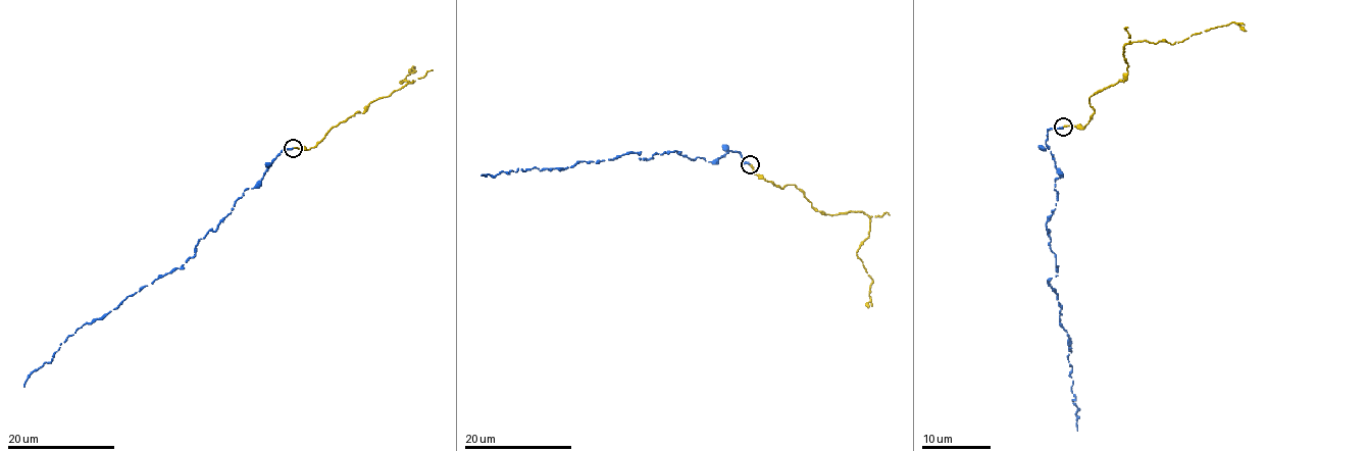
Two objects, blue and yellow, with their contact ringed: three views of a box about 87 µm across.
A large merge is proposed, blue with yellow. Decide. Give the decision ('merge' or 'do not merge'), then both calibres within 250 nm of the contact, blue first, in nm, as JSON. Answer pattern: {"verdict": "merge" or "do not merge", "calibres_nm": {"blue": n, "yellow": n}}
{"verdict": "merge", "calibres_nm": {"blue": 220, "yellow": 200}}

